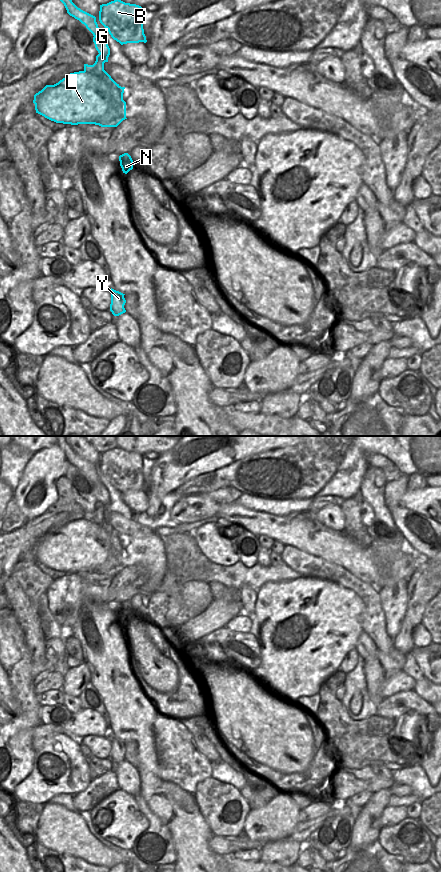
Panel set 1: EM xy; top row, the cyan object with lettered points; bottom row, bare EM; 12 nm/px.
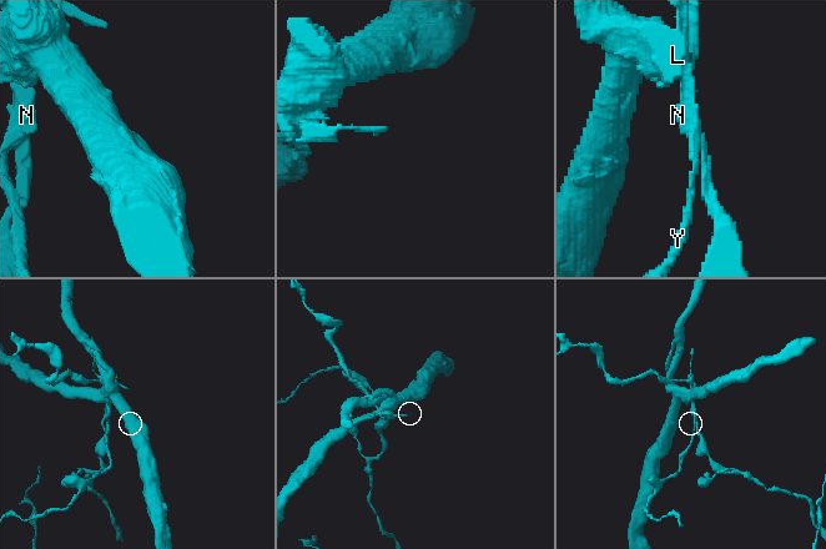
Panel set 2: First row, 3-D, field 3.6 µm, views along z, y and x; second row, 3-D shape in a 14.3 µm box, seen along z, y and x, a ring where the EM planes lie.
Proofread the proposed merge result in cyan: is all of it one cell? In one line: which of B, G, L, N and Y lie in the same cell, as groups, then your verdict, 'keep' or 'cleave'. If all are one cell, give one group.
groups B G N Y / L; cleave

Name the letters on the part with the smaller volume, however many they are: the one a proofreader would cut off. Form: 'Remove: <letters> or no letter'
Remove: B, G, N, Y

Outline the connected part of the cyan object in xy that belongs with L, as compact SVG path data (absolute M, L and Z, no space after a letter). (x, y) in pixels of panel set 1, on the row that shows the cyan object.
M87 71L70 73L54 85L46 85L34 95L36 113L56 123L95 124L101 127L117 127L126 118L126 102L122 87L111 96L104 80Z

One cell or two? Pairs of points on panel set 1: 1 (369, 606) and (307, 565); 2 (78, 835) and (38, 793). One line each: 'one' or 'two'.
1: one
2: two

